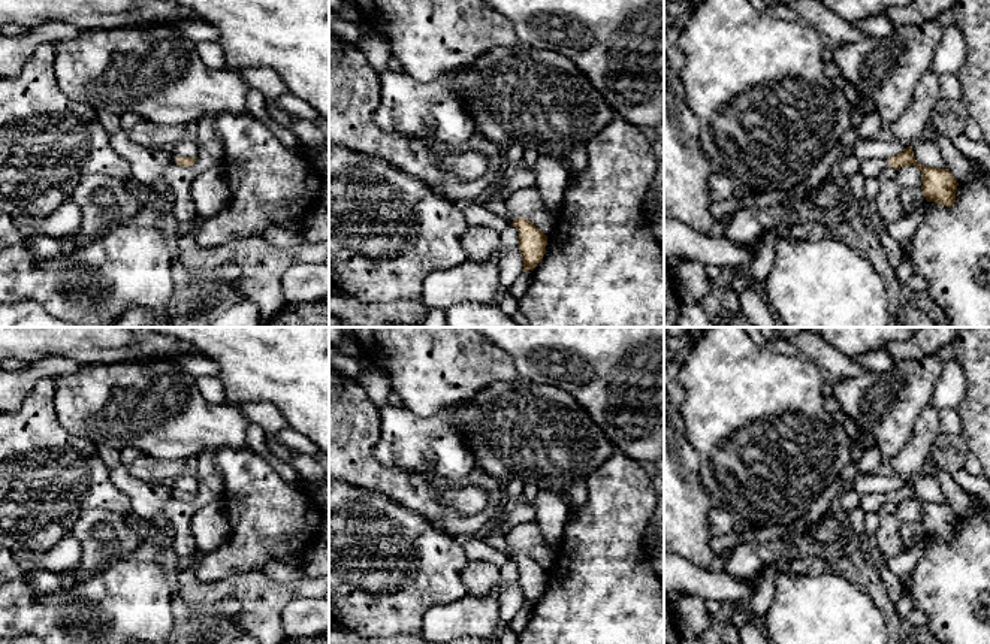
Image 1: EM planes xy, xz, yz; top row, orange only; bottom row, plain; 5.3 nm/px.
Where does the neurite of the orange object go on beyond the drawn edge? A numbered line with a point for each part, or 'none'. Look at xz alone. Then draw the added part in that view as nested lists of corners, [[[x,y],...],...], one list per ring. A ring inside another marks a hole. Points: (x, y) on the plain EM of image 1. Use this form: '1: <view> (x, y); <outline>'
1: xz (524, 537); [[[534,521],[520,523],[513,527],[507,535],[505,541],[510,550],[514,553],[528,553],[535,545],[544,542],[544,536]]]

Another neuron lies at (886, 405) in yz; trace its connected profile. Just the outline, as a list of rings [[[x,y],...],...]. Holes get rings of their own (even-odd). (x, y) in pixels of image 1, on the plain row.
[[[936,356],[896,360],[884,374],[837,380],[833,396],[861,433],[875,436],[884,462],[909,442],[918,415],[932,403],[944,363]]]

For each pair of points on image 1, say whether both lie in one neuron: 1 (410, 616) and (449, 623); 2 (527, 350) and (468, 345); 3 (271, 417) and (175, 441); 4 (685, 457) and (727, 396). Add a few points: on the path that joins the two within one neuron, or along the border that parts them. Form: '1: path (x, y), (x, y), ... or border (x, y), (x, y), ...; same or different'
1: border (452, 601), (434, 604), (425, 613), (422, 628); different
2: border (494, 342), (513, 360), (519, 375); different
3: border (238, 407), (251, 422); different
4: border (681, 414), (685, 437), (699, 457), (700, 481); different

